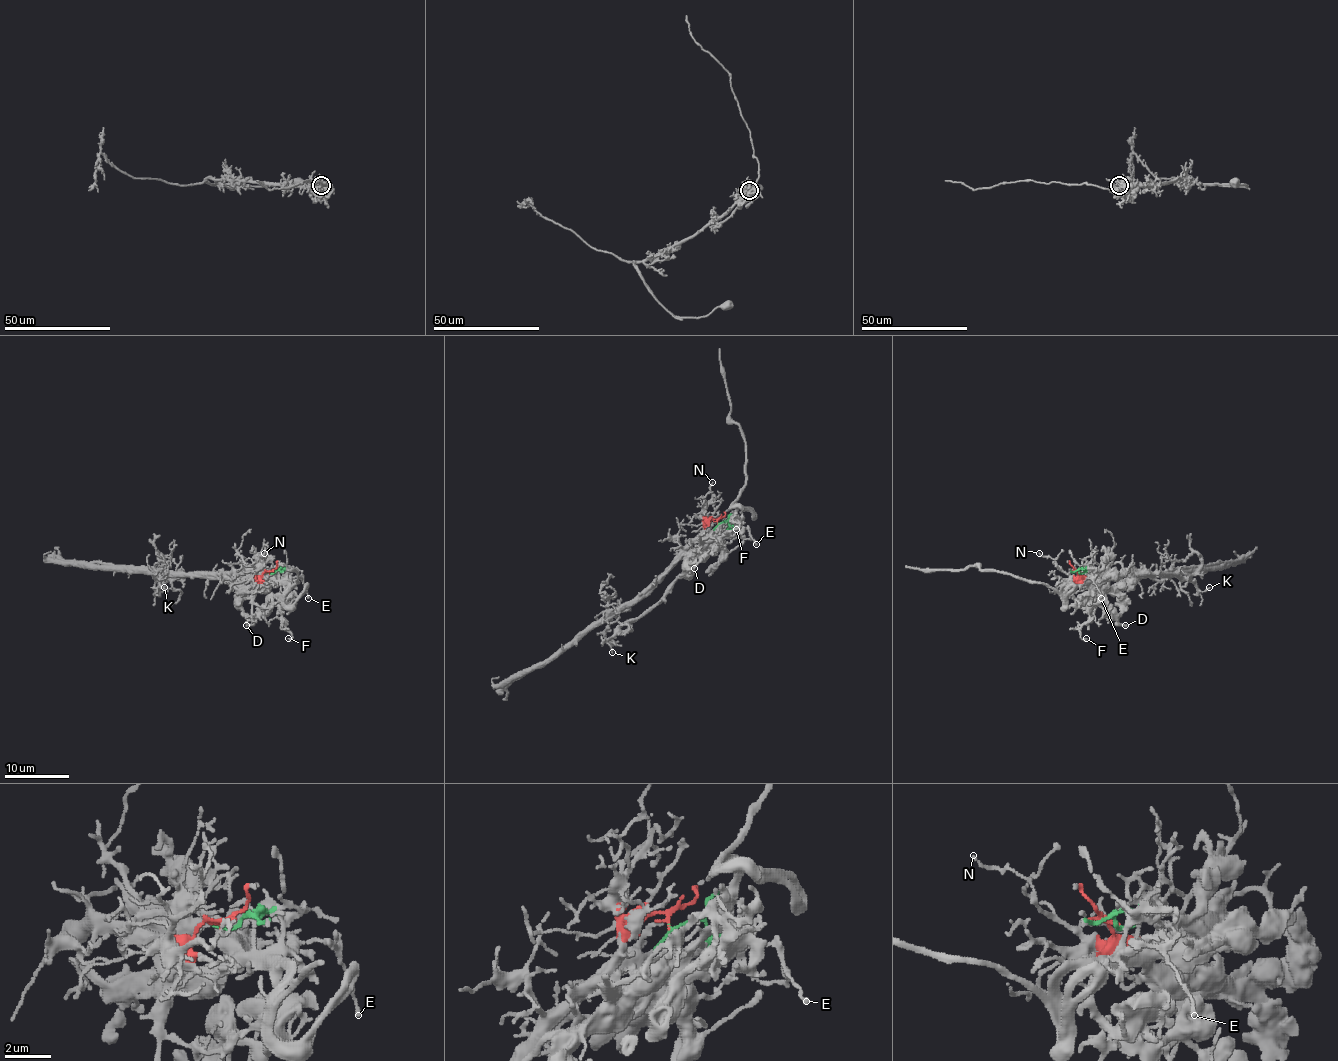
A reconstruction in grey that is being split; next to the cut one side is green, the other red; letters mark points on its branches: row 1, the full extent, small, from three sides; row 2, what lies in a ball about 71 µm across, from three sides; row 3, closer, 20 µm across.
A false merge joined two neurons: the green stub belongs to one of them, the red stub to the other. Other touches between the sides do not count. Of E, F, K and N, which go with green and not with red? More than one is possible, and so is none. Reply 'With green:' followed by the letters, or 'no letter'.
With green: E, F, K

